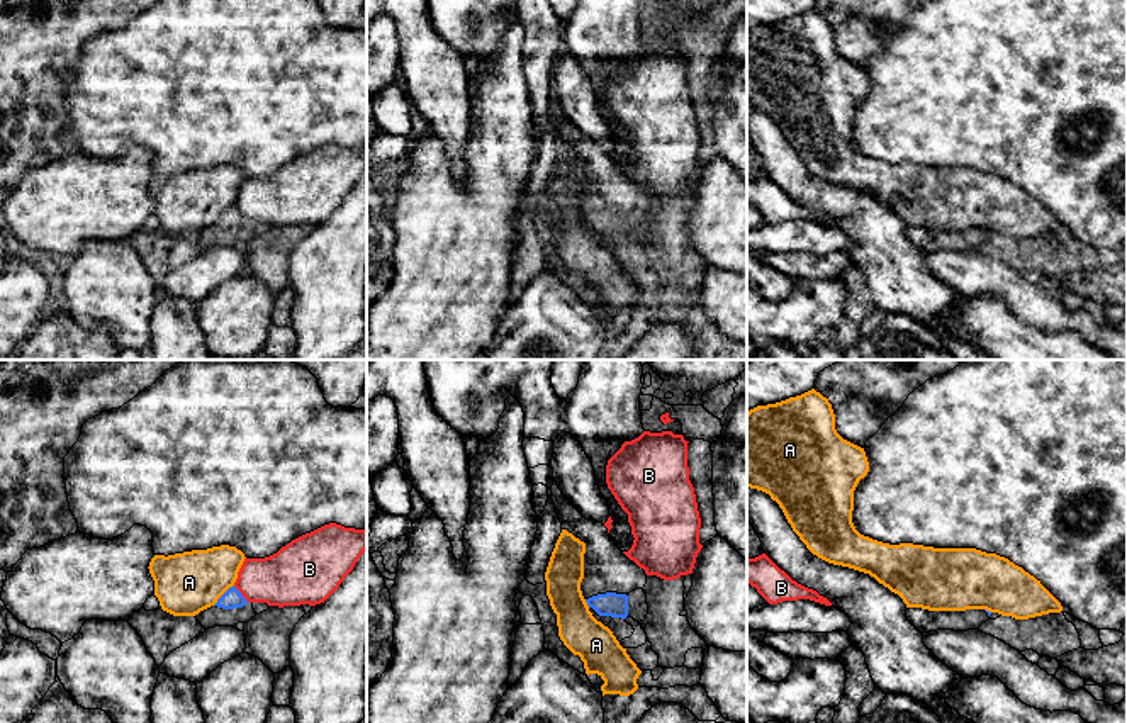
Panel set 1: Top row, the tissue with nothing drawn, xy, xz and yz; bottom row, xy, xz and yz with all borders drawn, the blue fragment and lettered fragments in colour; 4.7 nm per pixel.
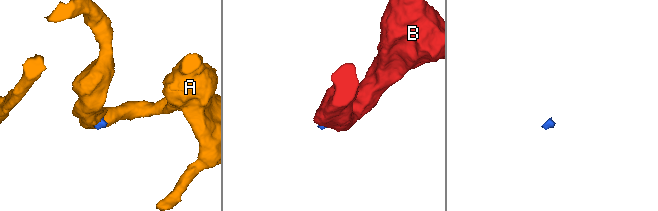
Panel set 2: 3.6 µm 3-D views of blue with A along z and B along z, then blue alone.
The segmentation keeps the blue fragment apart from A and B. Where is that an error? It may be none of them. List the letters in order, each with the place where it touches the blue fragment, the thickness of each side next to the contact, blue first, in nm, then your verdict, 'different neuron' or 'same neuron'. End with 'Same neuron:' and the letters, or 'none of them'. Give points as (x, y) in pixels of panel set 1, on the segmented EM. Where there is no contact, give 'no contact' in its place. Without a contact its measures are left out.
A: meets blue in xy at (223, 594); 90 nm thick on the blue side, 300 nm on the other; different neuron
B: meets blue in xy at (240, 594); 90 nm thick on the blue side, 280 nm on the other; different neuron
Same neuron: none of them

